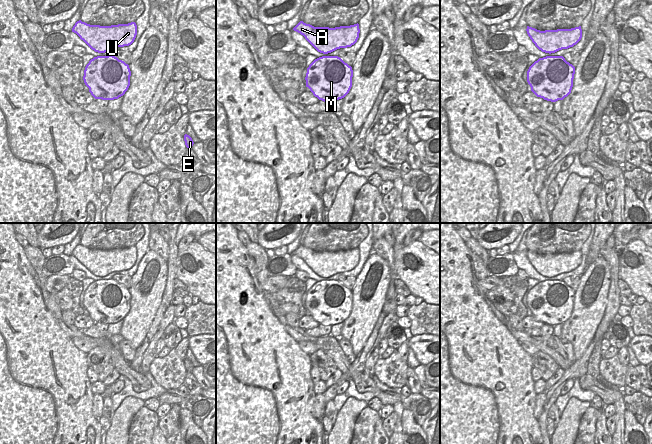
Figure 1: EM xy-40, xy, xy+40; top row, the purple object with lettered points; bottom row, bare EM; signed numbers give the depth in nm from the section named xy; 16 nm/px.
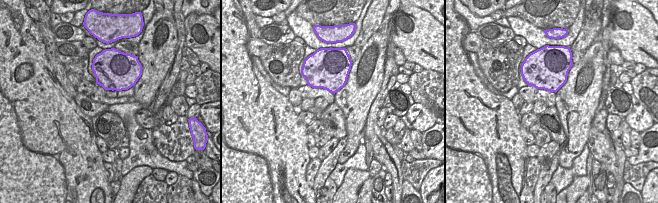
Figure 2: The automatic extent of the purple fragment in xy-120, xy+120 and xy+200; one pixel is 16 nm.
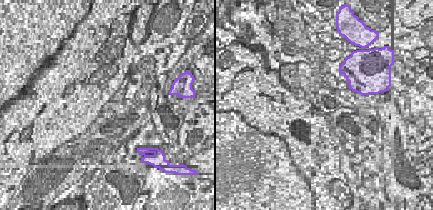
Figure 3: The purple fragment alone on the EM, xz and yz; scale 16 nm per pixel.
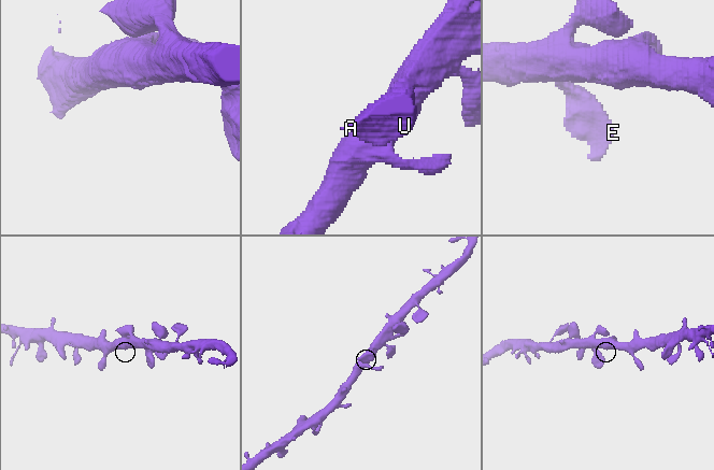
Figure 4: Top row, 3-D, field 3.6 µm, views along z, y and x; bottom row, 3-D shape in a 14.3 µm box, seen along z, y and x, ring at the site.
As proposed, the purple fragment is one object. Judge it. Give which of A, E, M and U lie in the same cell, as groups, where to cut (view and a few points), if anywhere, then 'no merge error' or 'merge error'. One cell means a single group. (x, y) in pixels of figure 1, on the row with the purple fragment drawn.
groups A E M U; cut none; no merge error

